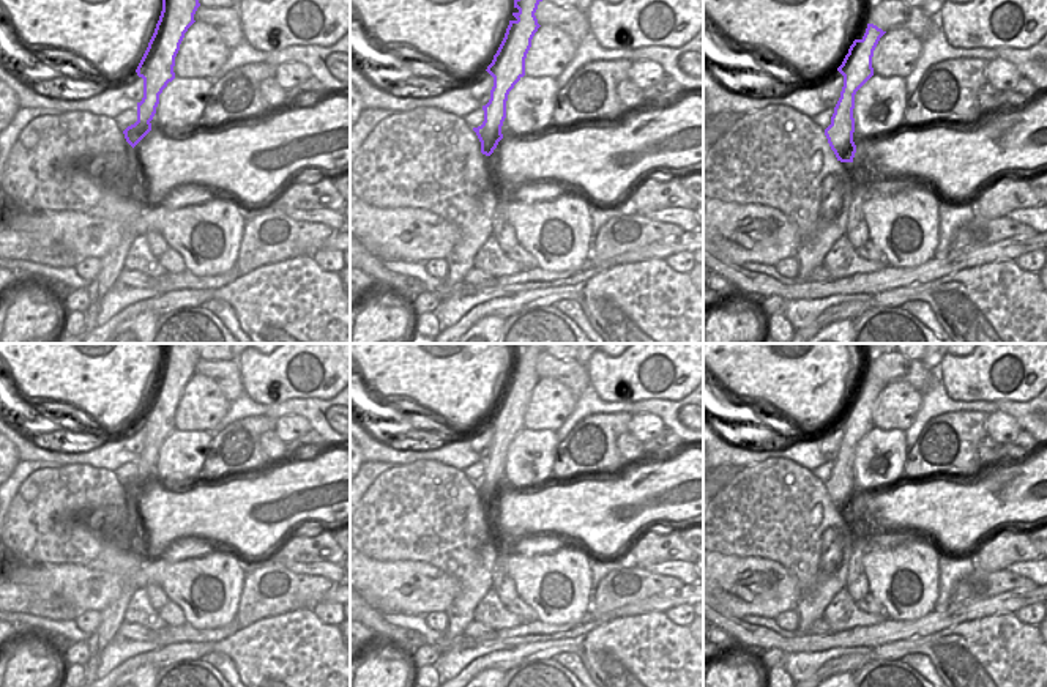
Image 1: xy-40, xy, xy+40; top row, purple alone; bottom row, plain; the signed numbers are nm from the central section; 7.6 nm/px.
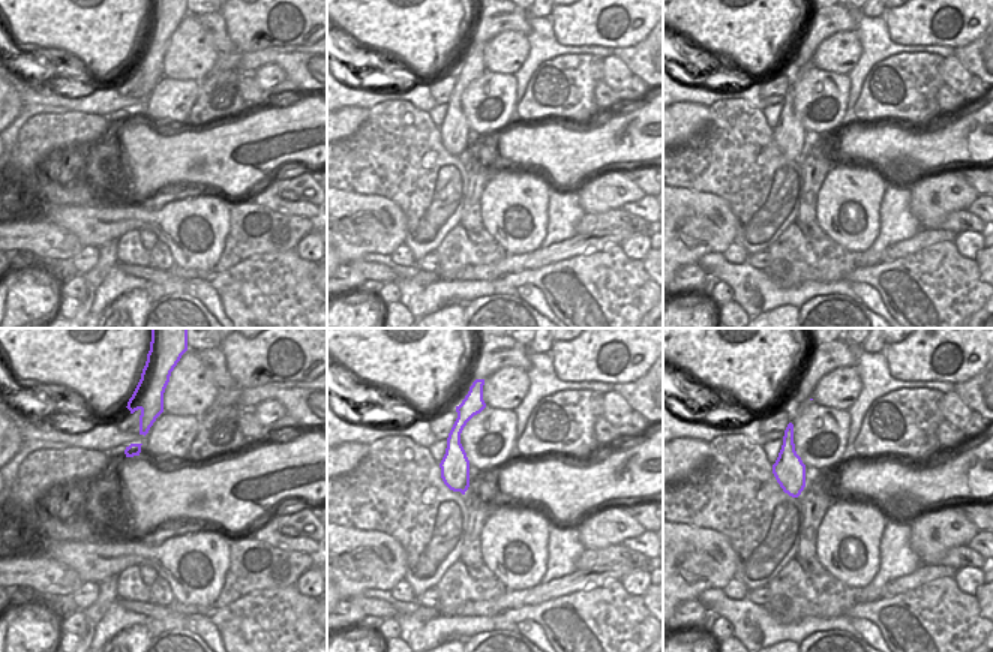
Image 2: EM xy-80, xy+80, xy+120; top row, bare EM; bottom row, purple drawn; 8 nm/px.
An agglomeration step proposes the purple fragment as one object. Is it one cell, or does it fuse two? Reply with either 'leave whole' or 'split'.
leave whole

